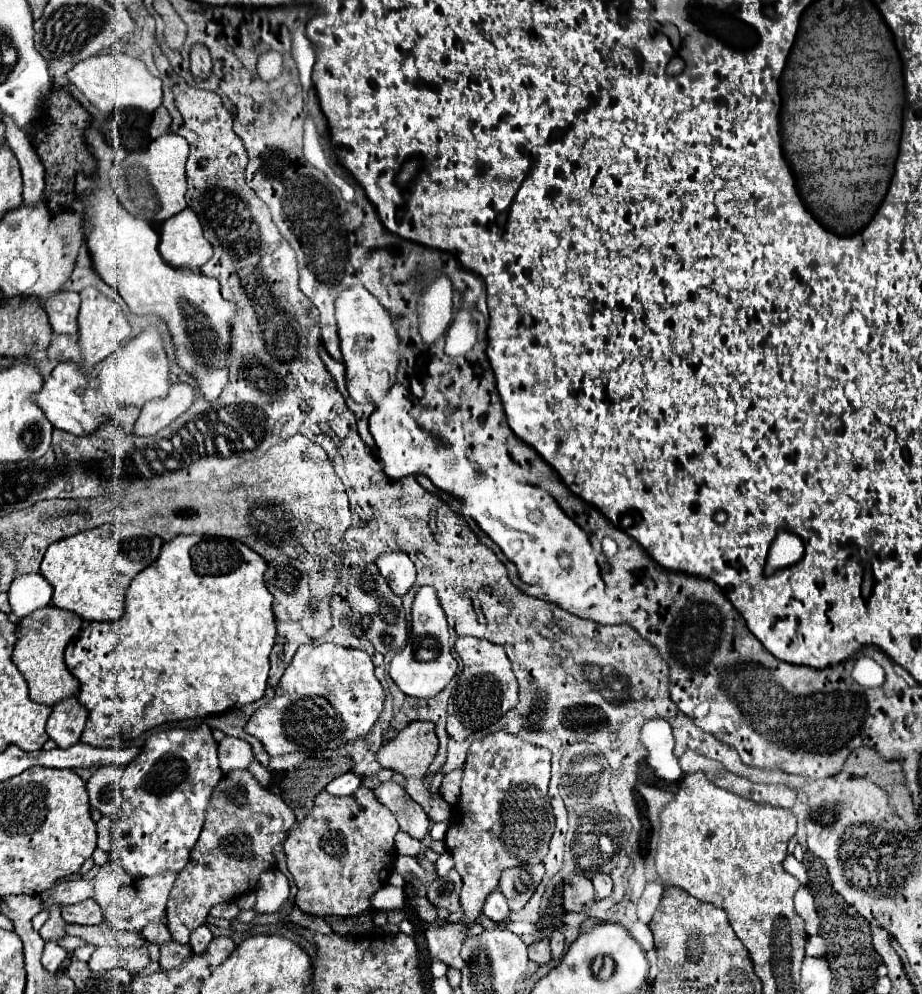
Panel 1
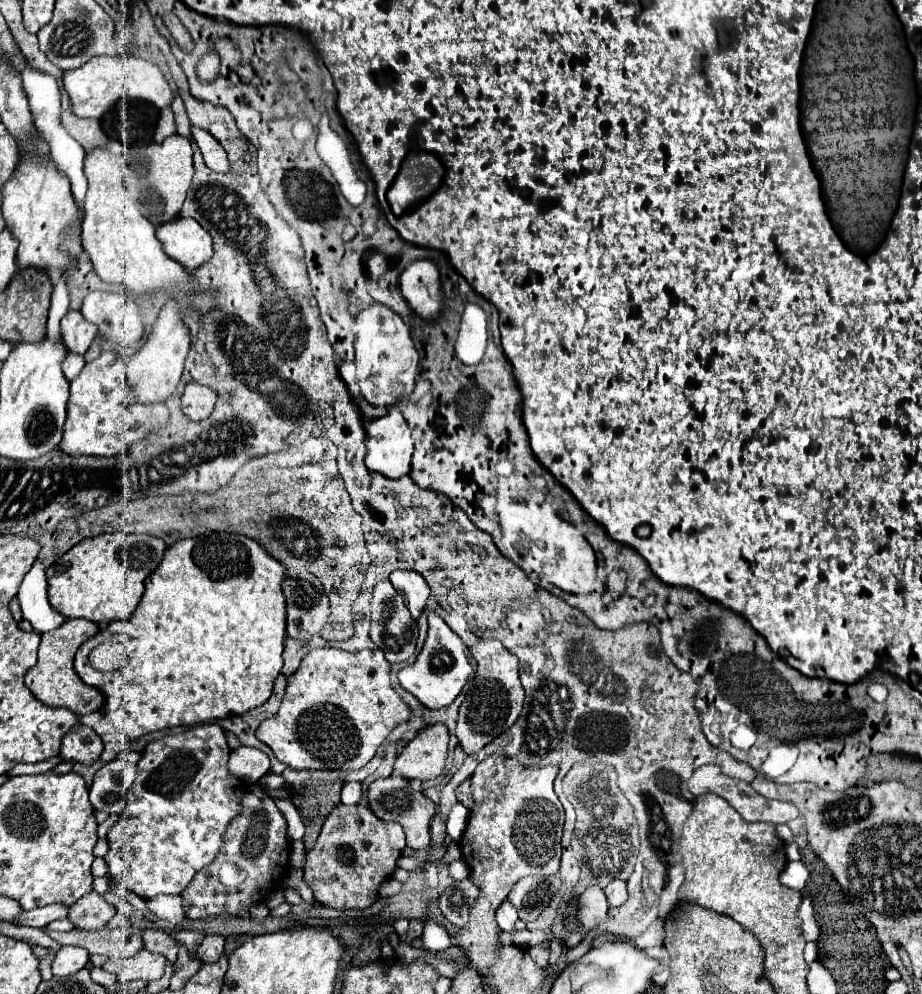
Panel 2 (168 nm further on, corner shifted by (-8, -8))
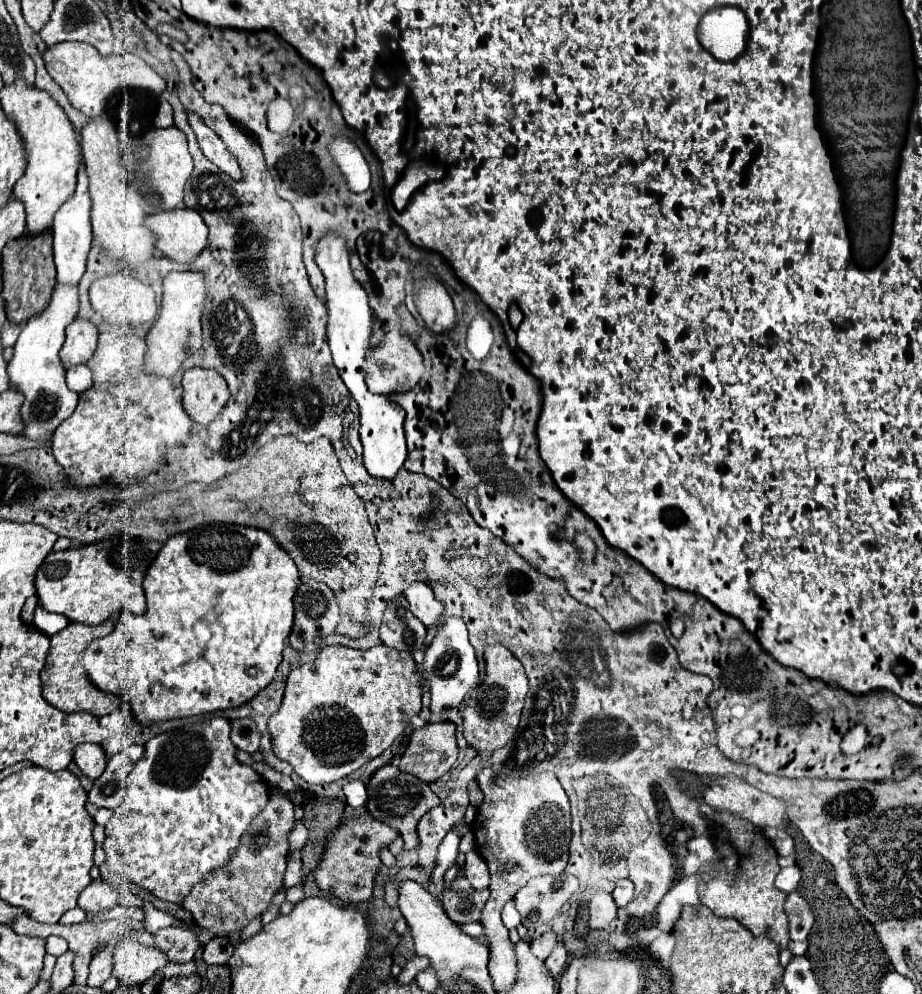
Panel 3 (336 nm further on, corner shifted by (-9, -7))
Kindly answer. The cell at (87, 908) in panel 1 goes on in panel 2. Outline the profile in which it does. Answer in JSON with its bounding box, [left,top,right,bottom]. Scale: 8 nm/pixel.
[68,891,114,929]

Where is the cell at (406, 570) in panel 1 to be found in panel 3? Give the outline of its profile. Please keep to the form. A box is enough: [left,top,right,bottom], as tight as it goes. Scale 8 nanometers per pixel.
[403,582,443,626]

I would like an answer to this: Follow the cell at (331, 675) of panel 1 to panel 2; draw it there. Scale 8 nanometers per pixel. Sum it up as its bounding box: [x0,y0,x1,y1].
[256,647,412,771]

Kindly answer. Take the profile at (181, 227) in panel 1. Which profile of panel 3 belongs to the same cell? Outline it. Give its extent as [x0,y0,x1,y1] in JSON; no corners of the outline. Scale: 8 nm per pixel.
[147,208,209,262]

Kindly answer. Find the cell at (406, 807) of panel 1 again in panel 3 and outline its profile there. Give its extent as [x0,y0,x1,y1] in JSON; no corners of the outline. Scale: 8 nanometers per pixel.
[367,764,439,850]

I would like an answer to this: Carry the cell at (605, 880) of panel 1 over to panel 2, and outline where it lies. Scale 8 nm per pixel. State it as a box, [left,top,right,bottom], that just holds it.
[604,881,628,907]

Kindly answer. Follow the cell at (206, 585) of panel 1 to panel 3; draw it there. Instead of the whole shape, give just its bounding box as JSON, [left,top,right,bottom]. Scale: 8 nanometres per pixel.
[83,524,299,726]

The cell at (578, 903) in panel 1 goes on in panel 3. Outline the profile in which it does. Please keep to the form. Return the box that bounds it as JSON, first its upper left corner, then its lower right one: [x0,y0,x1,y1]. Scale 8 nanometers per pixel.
[589,892,617,930]

